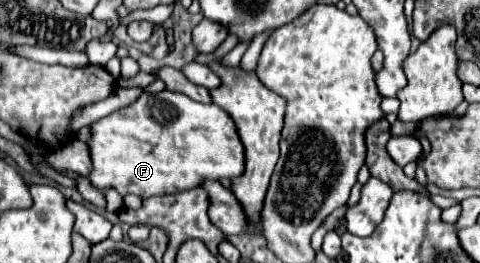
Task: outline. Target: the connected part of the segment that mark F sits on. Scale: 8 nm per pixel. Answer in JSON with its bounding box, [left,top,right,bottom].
[87,92,245,198]

